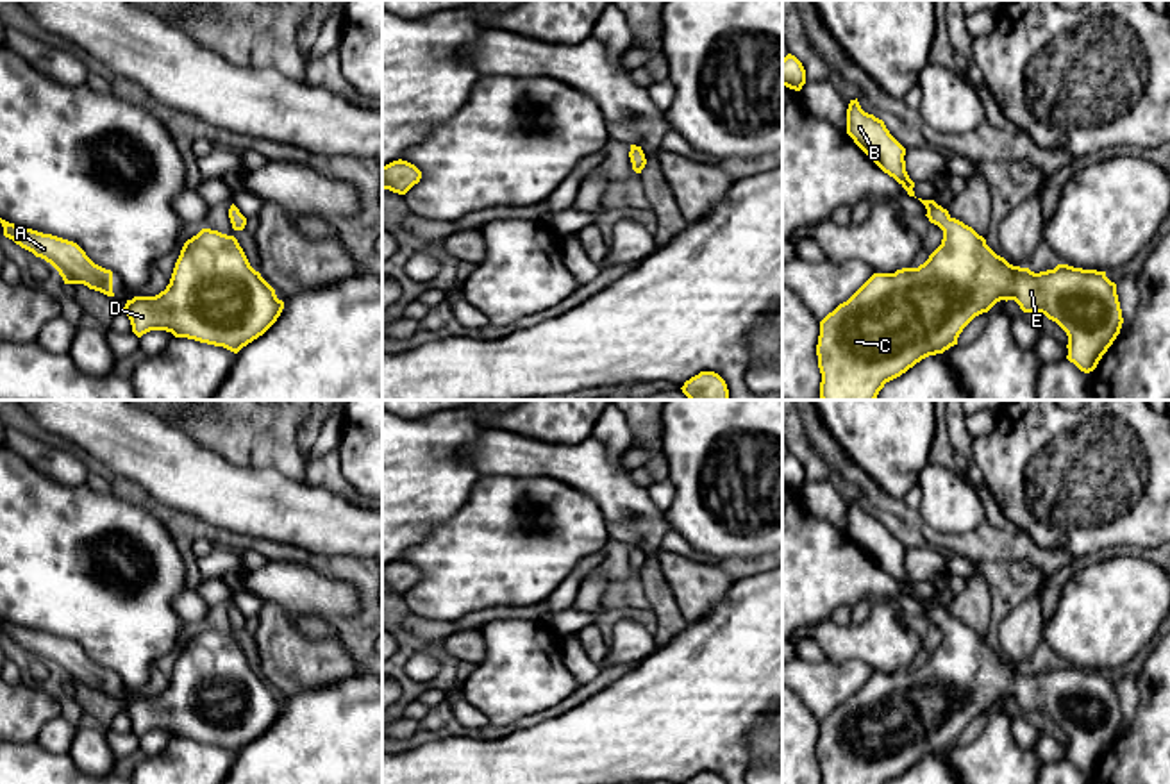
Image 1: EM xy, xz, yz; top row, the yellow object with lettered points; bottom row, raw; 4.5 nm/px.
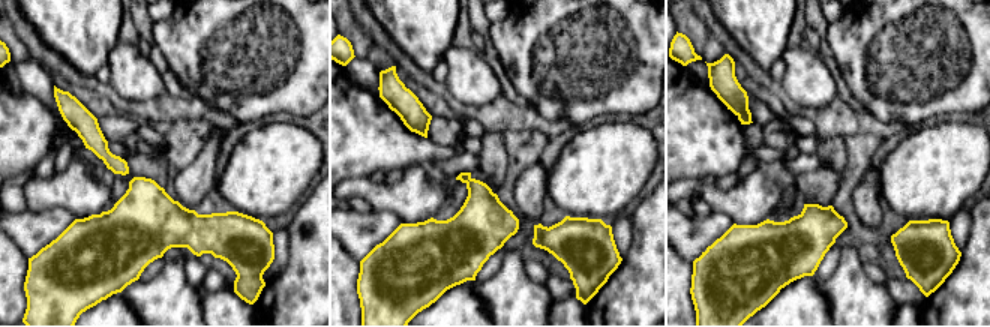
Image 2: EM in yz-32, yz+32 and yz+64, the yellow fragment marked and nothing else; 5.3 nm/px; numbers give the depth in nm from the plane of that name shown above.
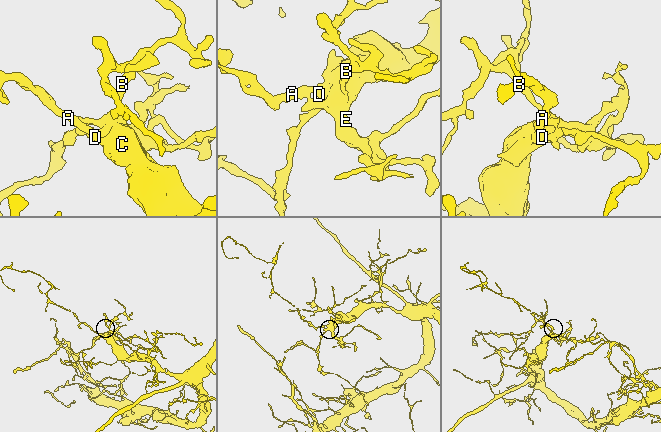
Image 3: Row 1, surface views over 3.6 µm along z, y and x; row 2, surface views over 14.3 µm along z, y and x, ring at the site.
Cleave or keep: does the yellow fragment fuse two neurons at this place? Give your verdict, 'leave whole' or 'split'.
leave whole

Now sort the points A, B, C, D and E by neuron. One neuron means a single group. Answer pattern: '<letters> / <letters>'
A B C D E

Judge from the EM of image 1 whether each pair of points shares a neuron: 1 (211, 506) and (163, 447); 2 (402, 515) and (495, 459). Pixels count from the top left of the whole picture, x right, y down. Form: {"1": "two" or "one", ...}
{"1": "one", "2": "two"}

